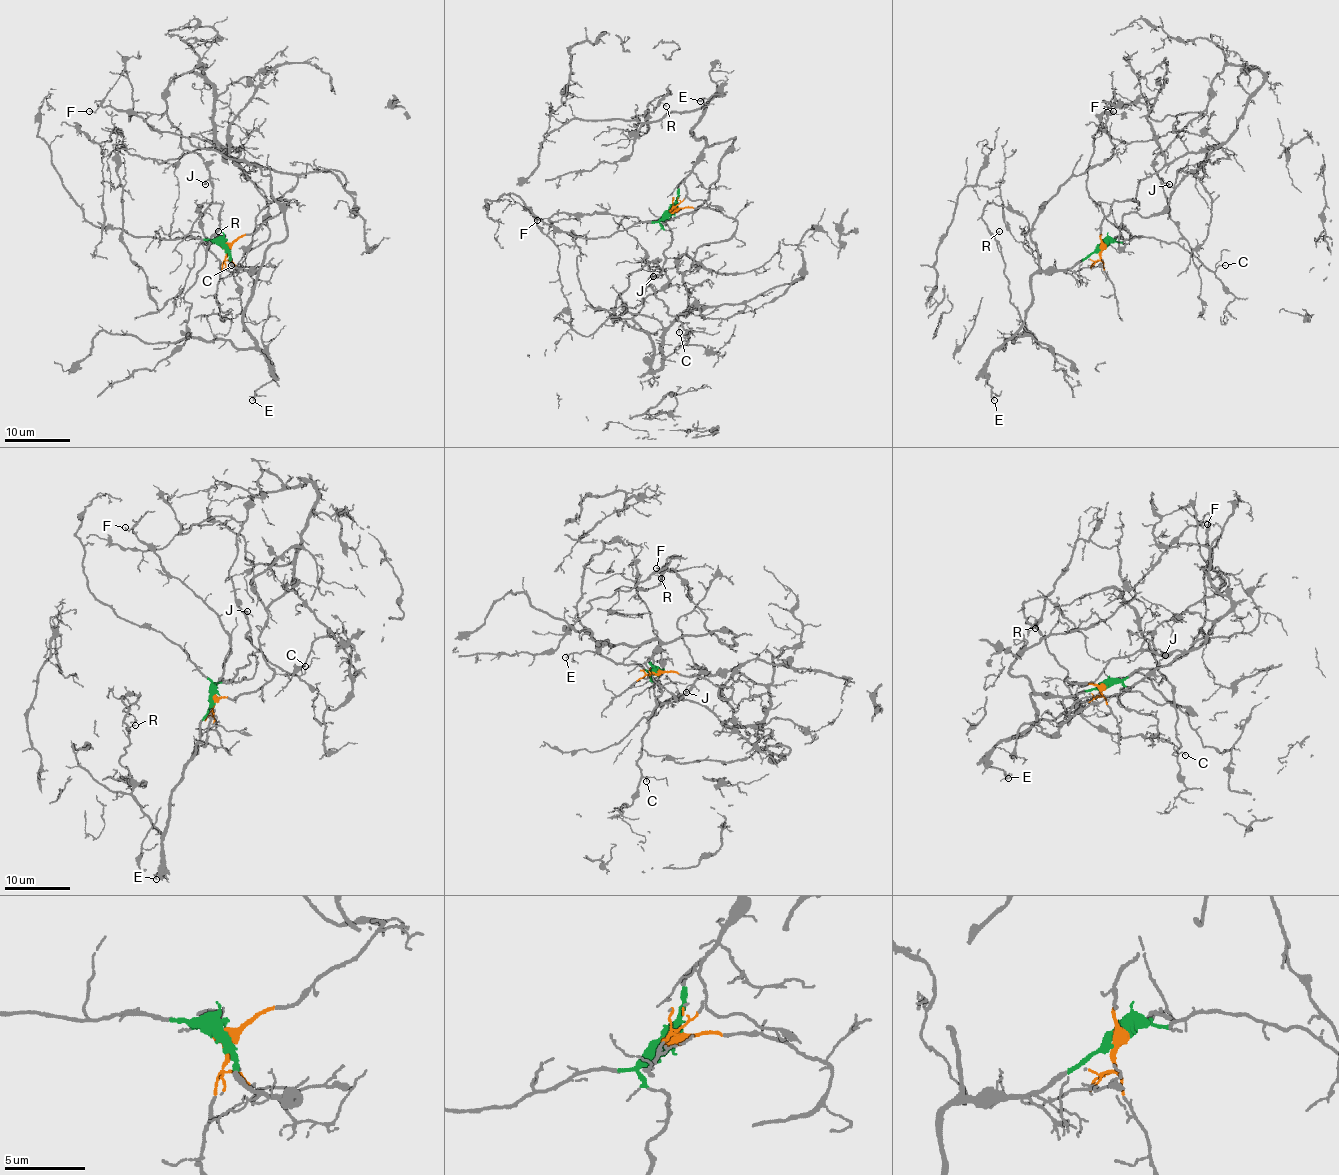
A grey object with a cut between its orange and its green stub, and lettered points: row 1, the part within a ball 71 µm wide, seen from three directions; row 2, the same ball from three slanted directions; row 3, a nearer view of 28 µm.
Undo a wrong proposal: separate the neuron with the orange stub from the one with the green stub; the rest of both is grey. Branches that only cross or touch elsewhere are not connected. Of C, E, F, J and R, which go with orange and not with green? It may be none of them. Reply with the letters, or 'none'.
C, J

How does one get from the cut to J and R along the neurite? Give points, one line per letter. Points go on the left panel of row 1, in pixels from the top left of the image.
J: (223, 246), (289, 201), (269, 201), (214, 139), (197, 66), (168, 87), (167, 119), (206, 184)
R: (223, 246), (236, 267), (258, 274), (243, 313), (253, 347), (188, 332), (184, 292), (219, 231)

